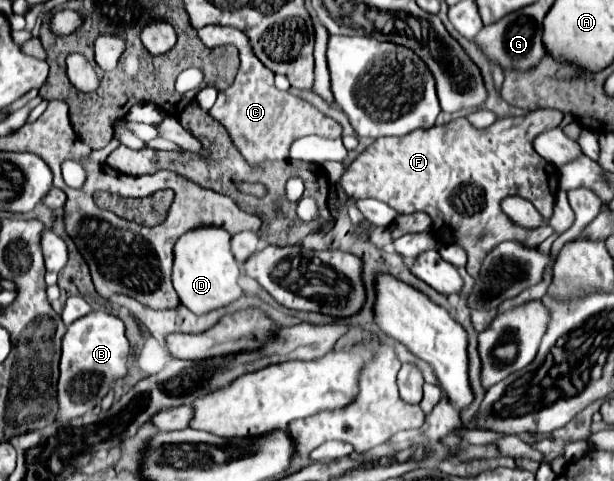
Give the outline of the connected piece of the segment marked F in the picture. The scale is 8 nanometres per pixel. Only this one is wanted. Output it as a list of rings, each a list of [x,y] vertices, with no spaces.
[[[538,109],[522,117],[500,119],[486,129],[474,129],[466,117],[460,117],[446,125],[410,131],[402,137],[382,137],[350,163],[340,178],[340,185],[348,199],[380,199],[400,213],[428,213],[440,243],[460,243],[466,249],[466,269],[476,279],[482,259],[498,243],[516,241],[528,249],[536,249],[554,233],[550,225],[536,229],[514,225],[500,209],[500,201],[508,195],[518,195],[532,201],[544,219],[552,217],[558,171],[534,151],[532,141],[542,131],[560,123],[560,111]]]

